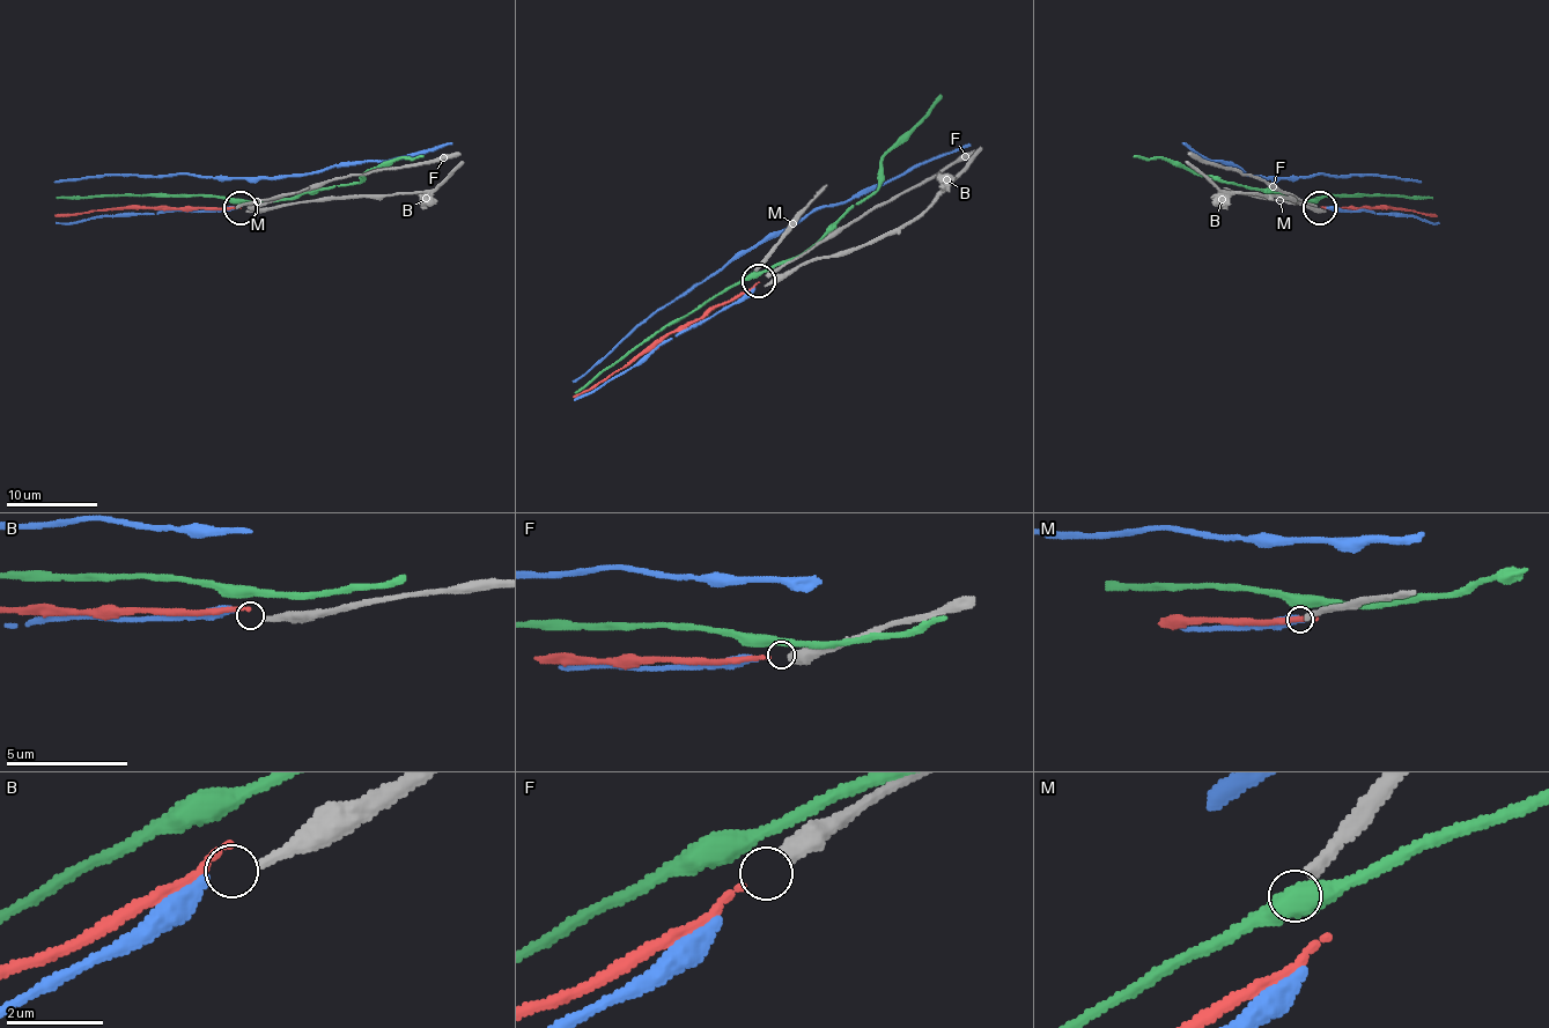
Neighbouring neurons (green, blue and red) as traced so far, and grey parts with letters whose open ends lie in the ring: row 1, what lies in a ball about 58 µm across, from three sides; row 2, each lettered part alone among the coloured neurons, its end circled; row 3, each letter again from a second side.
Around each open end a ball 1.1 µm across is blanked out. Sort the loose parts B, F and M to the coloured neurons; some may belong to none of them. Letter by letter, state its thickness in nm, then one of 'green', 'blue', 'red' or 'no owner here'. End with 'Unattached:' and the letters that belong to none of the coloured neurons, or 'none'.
B: calibre 240 nm; no owner here
F: calibre 480 nm; red
M: calibre 280 nm; no owner here
Unattached: B, M

